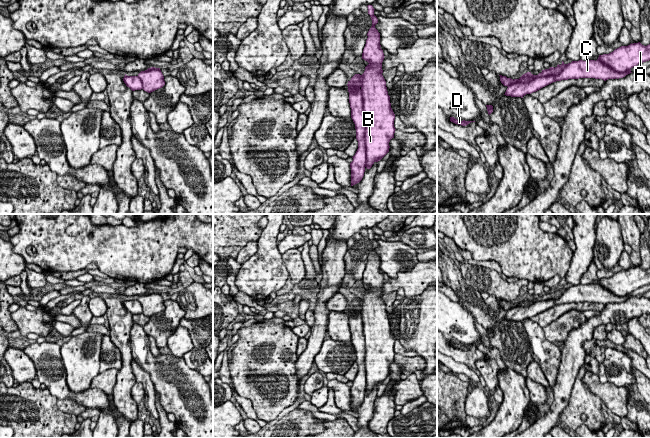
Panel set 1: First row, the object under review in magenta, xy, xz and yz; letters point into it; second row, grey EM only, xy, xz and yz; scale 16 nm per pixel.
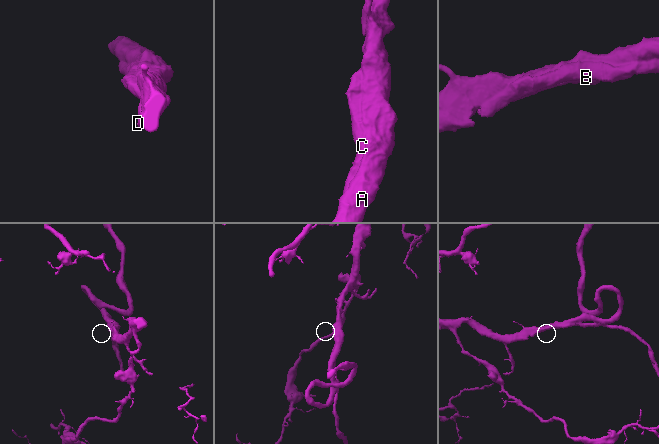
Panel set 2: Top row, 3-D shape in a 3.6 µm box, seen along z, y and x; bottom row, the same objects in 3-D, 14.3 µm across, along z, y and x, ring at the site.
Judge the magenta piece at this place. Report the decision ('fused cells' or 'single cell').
single cell

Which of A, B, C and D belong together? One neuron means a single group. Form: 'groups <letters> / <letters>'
groups A B C D

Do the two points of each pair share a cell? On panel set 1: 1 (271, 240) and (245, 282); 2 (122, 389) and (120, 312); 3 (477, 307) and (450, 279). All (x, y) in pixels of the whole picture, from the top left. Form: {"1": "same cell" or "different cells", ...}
{"1": "same cell", "2": "same cell", "3": "same cell"}

